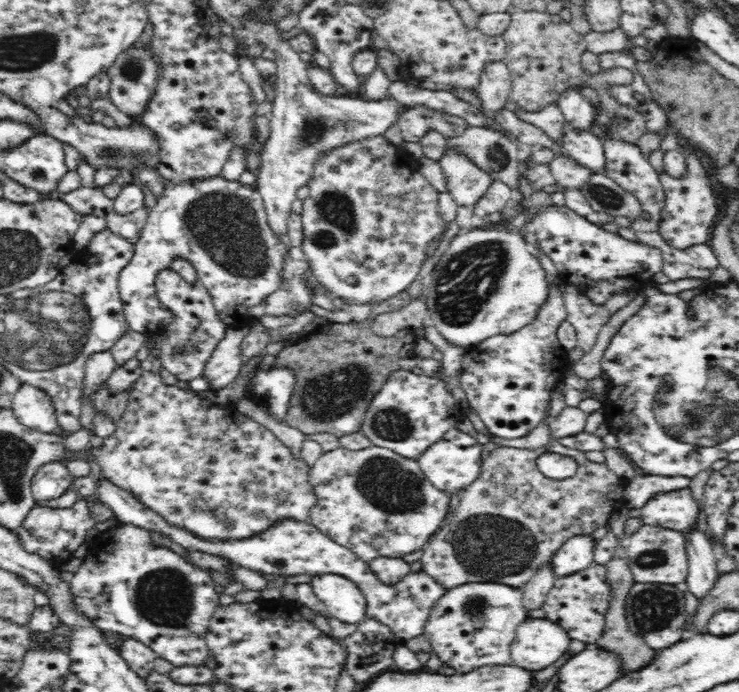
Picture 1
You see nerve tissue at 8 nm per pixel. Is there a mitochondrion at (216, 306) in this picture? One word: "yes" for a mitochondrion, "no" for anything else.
no

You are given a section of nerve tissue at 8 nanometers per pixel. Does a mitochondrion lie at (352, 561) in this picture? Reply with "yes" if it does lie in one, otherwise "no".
no

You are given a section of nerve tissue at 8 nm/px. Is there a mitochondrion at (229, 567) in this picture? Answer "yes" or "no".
no

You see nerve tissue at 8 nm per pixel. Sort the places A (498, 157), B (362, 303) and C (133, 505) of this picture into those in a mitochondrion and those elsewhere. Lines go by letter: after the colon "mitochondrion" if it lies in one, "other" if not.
A: mitochondrion
B: other
C: other

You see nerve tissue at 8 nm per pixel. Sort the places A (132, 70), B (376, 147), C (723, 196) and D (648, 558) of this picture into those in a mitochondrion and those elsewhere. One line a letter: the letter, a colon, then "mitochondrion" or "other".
A: mitochondrion
B: other
C: other
D: mitochondrion

